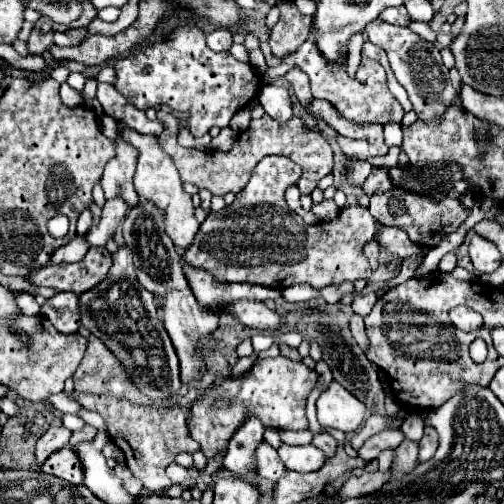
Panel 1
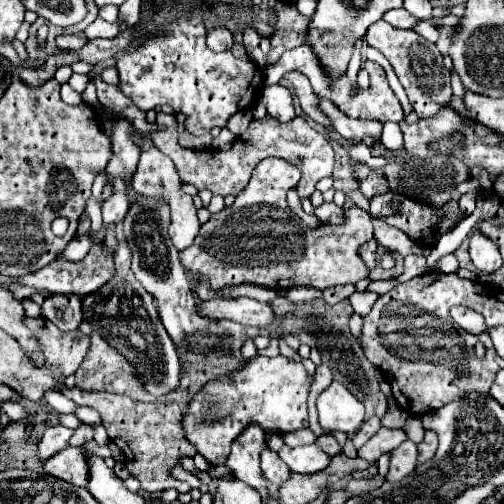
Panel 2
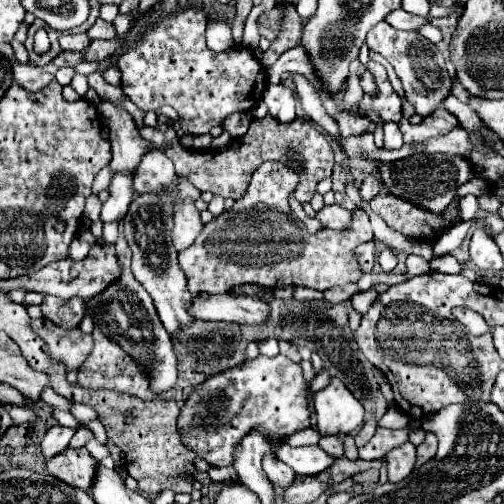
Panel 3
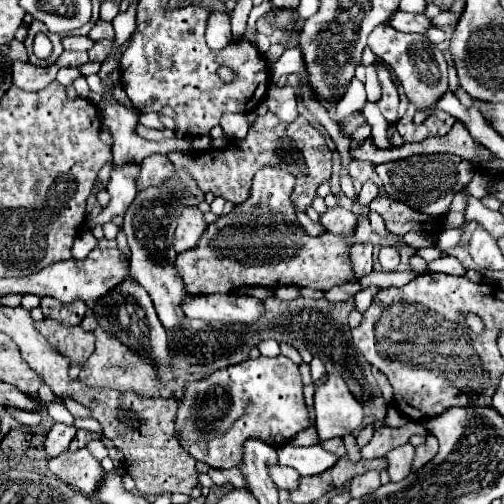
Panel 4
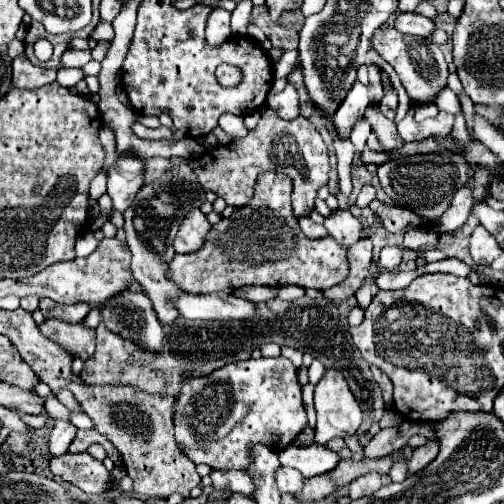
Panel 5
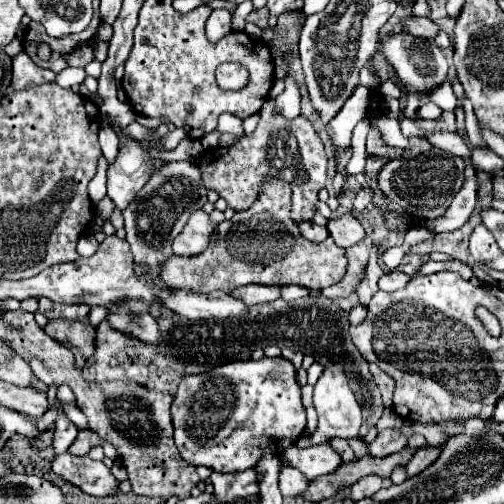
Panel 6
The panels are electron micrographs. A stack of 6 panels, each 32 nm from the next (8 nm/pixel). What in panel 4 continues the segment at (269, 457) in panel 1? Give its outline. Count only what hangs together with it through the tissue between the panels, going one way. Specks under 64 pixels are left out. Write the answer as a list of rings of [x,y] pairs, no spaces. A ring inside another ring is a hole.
[[[276,464],[276,466],[270,466],[268,468],[268,474],[270,478],[274,480],[274,484],[282,490],[292,490],[296,488],[298,480],[300,480],[300,474],[294,470],[294,468],[288,468],[288,466],[282,466],[282,464]]]

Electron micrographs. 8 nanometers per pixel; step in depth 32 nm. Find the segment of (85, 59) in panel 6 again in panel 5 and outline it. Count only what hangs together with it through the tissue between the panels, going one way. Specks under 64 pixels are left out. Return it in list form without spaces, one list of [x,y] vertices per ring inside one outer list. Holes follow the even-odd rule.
[[[66,50],[62,54],[62,66],[66,68],[82,68],[90,62],[90,50]]]

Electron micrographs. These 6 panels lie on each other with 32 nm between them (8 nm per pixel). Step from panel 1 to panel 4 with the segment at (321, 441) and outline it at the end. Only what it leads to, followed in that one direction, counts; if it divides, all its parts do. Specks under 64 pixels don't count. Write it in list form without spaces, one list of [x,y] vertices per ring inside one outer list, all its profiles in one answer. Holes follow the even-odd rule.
[[[330,438],[330,440],[324,440],[324,442],[320,442],[320,446],[326,448],[328,452],[336,454],[338,458],[346,456],[346,448],[344,448],[344,444],[342,444],[342,438]]]

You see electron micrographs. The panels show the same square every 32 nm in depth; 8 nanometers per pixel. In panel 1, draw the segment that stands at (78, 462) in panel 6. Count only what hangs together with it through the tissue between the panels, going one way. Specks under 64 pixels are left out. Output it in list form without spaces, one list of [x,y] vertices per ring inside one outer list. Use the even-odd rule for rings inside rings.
[[[70,446],[60,448],[58,452],[54,452],[52,456],[48,456],[48,460],[40,466],[40,470],[44,474],[52,474],[58,476],[74,486],[82,484],[82,472],[80,472],[80,460],[76,460],[76,454],[72,452]]]

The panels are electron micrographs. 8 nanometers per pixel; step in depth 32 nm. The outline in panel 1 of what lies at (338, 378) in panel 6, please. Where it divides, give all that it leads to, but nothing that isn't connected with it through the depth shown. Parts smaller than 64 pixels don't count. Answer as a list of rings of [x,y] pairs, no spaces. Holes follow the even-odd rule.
[[[332,382],[326,392],[320,394],[318,402],[318,422],[324,428],[336,428],[342,432],[354,432],[362,426],[364,420],[364,404],[354,398],[344,386]]]

